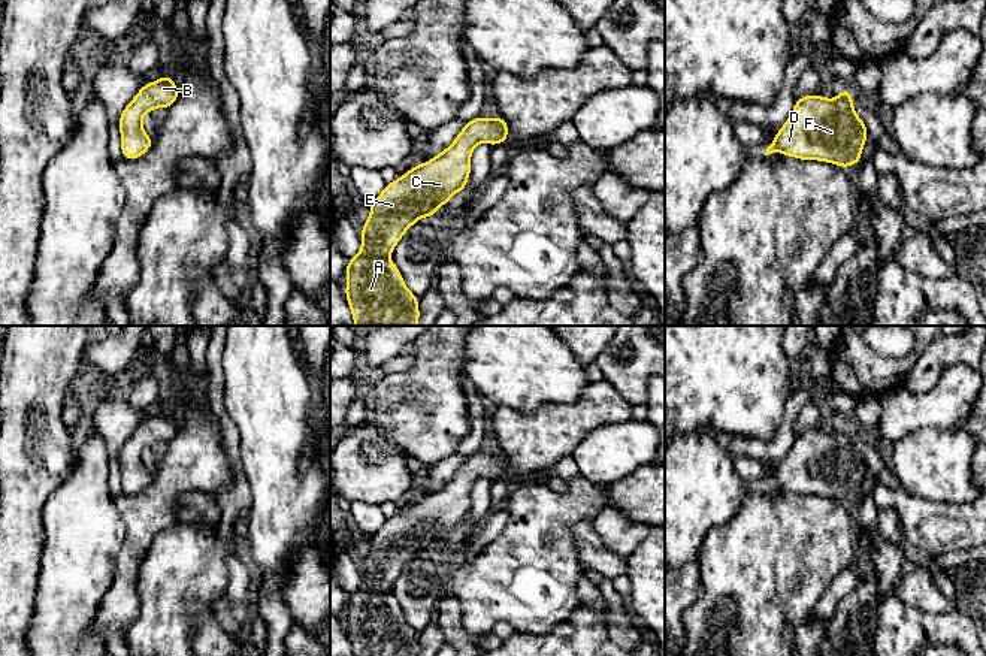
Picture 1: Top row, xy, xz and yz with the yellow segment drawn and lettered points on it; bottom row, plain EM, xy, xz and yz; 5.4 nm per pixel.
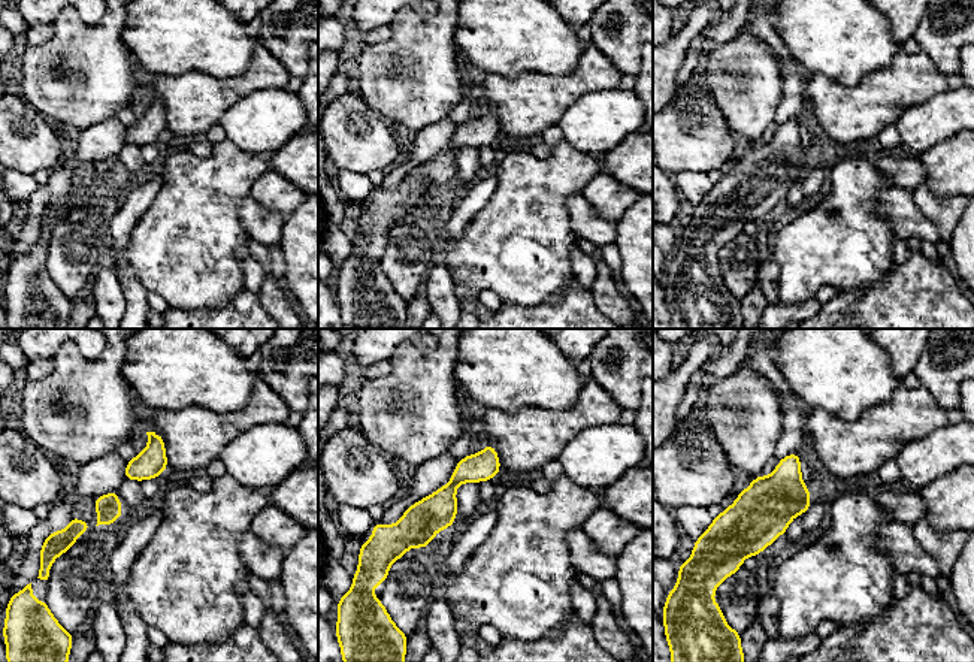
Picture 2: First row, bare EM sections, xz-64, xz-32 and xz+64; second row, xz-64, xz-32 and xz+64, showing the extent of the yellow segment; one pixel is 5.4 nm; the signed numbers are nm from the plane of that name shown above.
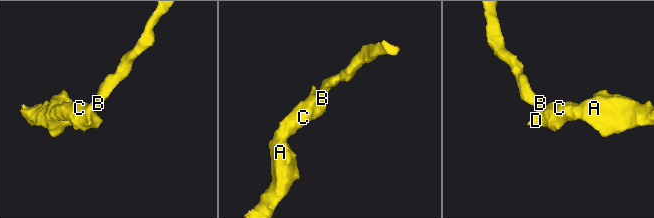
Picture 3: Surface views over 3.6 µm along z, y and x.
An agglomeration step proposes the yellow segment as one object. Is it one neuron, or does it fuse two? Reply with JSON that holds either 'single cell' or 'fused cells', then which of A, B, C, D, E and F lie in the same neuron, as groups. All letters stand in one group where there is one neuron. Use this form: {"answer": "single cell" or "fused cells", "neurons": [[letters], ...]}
{"answer": "single cell", "neurons": [["A", "B", "C", "D", "E", "F"]]}

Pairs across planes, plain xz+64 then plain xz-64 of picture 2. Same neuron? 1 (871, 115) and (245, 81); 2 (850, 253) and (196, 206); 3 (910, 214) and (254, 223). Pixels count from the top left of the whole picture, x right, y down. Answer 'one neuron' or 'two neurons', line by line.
1: one neuron
2: one neuron
3: one neuron

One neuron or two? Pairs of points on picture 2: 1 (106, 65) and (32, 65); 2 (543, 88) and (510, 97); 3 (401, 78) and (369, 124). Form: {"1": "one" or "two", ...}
{"1": "one", "2": "one", "3": "two"}

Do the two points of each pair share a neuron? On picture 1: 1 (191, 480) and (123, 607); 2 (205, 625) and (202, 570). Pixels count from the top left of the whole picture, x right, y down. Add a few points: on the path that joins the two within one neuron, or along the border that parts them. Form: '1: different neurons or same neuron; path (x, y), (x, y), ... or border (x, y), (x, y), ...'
1: same neuron; path (159, 505), (142, 523), (126, 574)
2: different neurons; border (197, 601), (193, 604), (190, 614), (191, 640)

